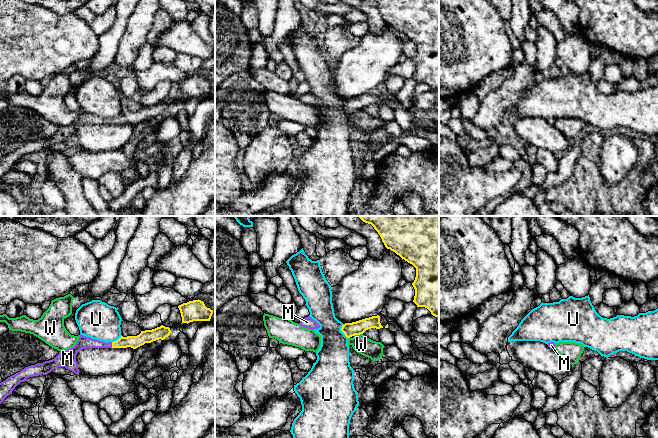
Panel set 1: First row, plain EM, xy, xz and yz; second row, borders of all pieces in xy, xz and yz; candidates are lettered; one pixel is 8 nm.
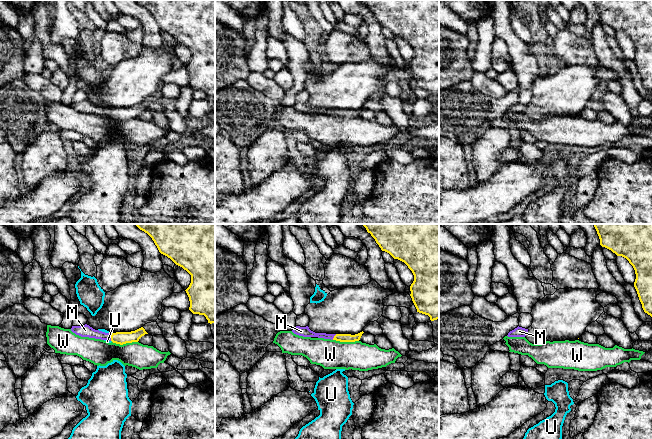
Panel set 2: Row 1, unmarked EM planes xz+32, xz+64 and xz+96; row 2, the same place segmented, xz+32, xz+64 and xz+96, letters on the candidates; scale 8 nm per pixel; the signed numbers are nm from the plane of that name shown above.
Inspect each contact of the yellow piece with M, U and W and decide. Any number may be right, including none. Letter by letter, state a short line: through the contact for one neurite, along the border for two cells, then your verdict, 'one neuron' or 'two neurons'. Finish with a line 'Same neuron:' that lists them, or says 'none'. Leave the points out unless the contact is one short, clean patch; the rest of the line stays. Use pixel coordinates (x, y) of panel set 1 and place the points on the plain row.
M: line xy (134, 118), (121, 118), (112, 121), (83, 118); one neuron
U: line xz (342, 100), (341, 107), (347, 114); two neurons
W: line xz (362, 109), (354, 112); two neurons
Same neuron: M

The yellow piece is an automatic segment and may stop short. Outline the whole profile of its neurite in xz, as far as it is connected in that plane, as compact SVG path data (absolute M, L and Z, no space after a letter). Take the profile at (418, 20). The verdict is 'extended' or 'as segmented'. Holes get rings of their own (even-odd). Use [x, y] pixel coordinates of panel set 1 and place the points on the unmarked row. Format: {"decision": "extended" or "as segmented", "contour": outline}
{"decision": "as segmented", "contour": "M371 0L387 25L416 44L413 78L439 93L439 0Z"}

